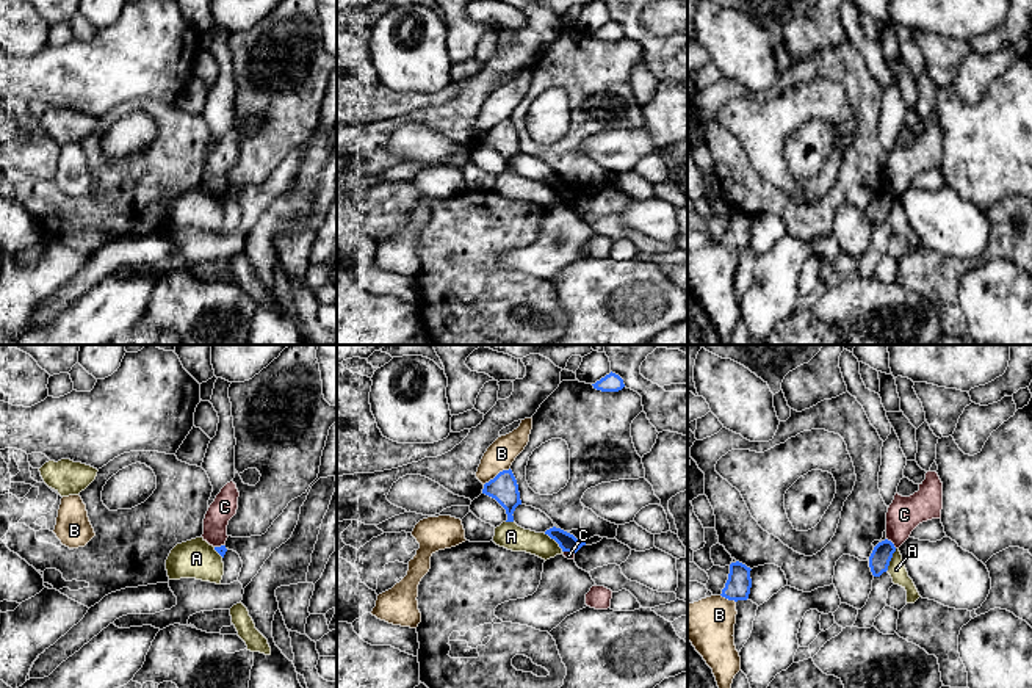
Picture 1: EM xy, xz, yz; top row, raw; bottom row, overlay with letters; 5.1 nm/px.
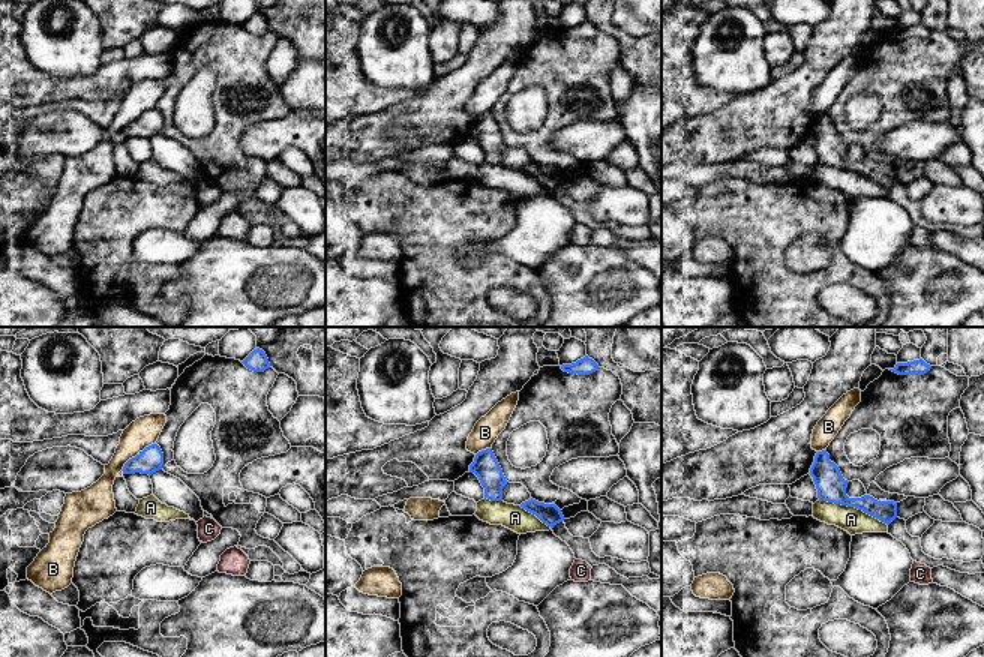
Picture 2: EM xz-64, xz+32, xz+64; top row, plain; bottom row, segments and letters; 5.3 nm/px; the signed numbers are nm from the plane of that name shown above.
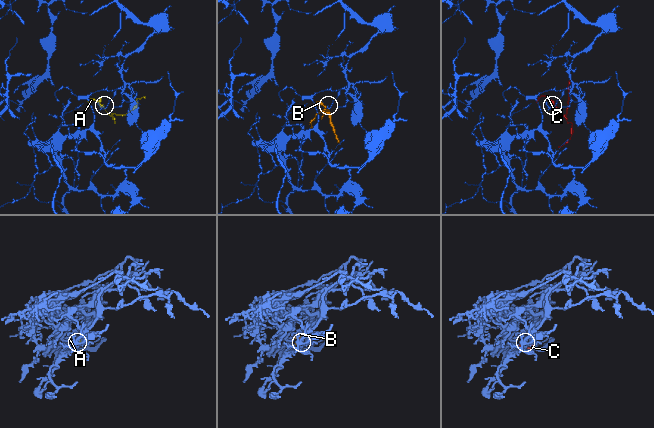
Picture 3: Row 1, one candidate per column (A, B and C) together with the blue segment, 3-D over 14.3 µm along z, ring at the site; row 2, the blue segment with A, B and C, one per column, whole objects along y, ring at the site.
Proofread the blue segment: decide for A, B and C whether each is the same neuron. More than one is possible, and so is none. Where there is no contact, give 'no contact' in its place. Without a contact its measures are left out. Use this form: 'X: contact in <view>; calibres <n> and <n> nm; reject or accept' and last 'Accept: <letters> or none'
A: contact in xz; calibres 90 and 140 nm; reject
B: contact in xz; calibres 150 and 150 nm; reject
C: contact in yz; calibres 110 and 180 nm; reject
Accept: none

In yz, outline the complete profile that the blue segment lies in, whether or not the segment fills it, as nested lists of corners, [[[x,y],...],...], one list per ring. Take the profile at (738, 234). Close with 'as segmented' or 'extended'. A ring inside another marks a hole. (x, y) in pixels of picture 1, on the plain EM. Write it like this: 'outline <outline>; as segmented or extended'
outline [[[736,210],[730,213],[728,229],[722,238],[722,246],[728,249],[747,249],[752,237],[750,216]]]; as segmented

